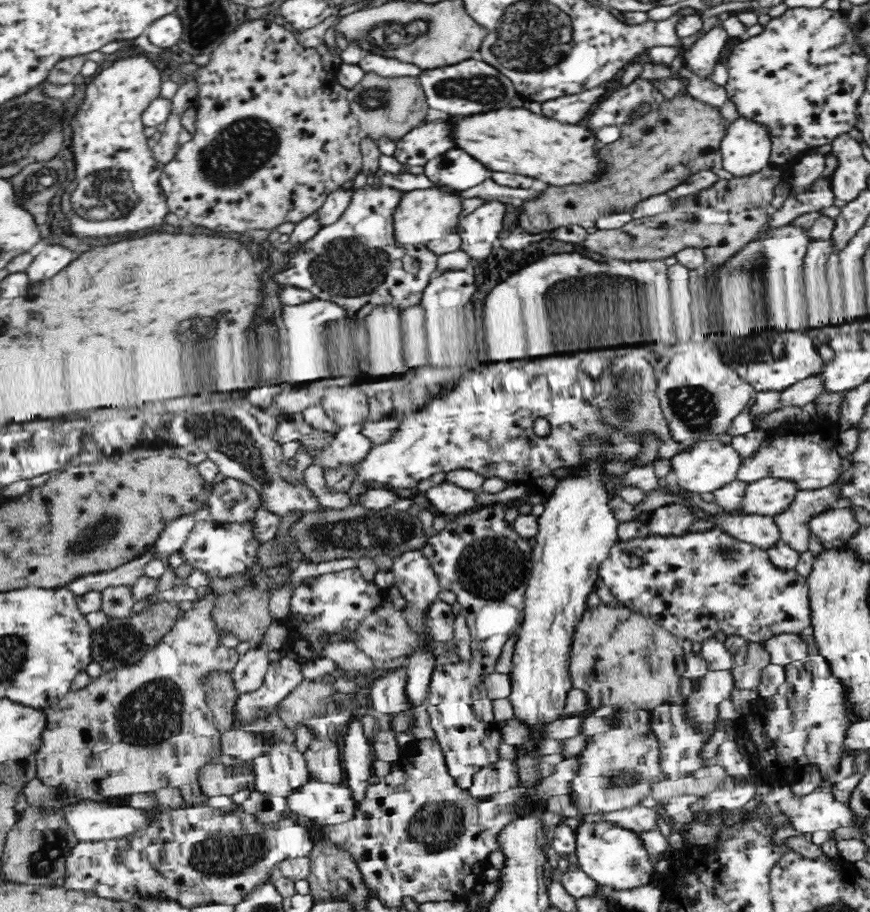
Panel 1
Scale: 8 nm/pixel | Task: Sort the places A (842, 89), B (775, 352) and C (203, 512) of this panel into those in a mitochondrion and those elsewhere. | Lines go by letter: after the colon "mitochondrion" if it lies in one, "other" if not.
A: other
B: mitochondrion
C: other

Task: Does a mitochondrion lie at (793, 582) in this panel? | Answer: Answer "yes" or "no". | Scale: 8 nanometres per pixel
no

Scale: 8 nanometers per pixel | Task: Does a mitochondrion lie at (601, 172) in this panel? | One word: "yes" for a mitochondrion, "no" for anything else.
no

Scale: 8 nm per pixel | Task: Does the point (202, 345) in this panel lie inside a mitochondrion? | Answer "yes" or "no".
yes

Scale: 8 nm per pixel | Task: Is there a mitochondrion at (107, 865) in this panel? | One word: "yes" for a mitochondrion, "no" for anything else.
no

